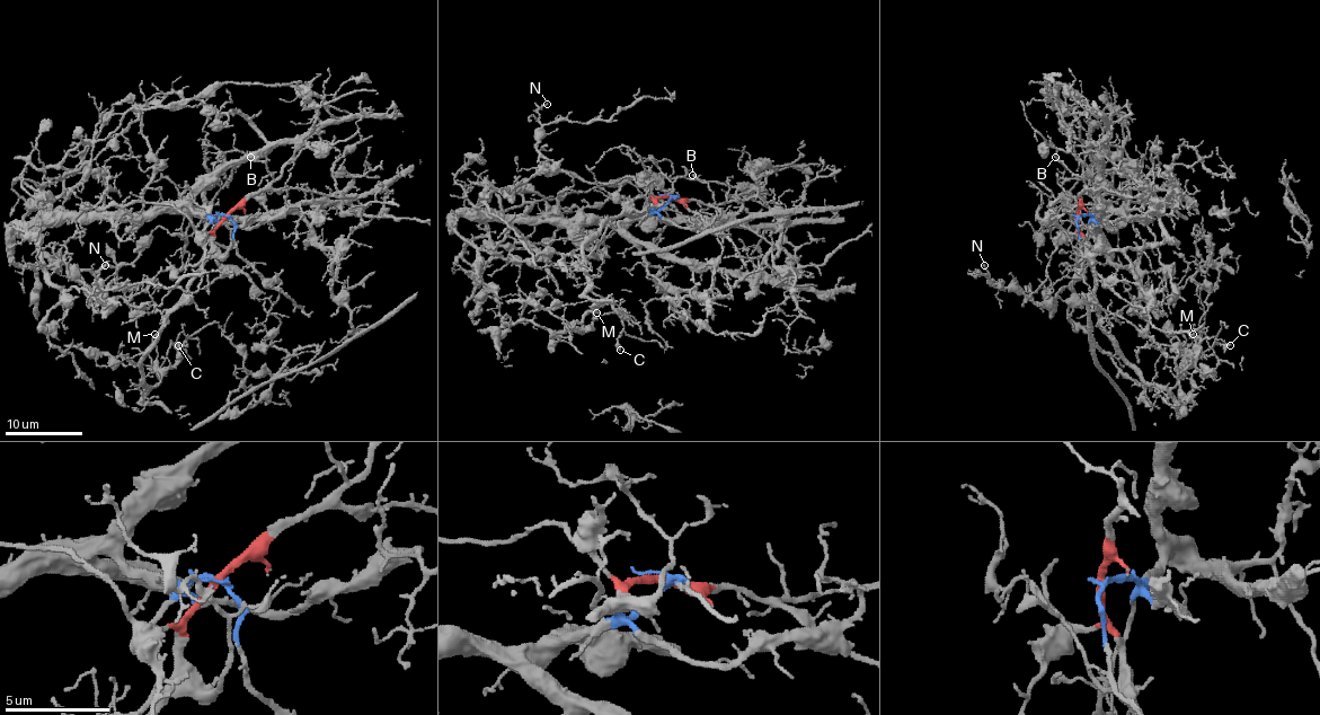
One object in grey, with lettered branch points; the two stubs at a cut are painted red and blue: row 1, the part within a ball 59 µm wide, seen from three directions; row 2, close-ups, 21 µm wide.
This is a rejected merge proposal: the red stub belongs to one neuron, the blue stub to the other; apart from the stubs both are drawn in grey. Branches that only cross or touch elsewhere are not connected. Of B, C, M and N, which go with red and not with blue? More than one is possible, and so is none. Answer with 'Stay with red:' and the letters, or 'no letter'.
Stay with red: B, C, M

